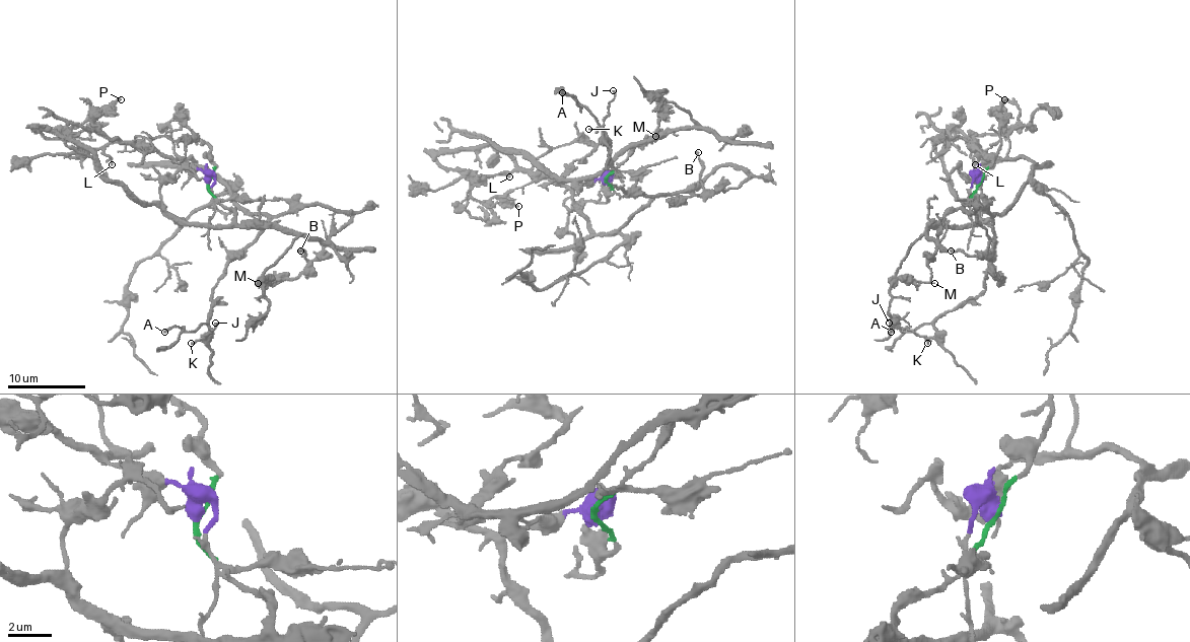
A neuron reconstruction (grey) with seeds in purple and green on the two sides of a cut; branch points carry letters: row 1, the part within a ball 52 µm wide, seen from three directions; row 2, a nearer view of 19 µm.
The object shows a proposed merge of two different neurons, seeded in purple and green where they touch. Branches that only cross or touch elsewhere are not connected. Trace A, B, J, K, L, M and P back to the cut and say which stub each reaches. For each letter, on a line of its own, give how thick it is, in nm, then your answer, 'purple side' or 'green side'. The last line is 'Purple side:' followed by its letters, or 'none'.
A: calibre 190 nm; purple side
B: calibre 190 nm; purple side
J: calibre 110 nm; purple side
K: calibre 100 nm; purple side
L: calibre 120 nm; purple side
M: calibre 150 nm; green side
P: calibre 240 nm; green side
Purple side: A, B, J, K, L

